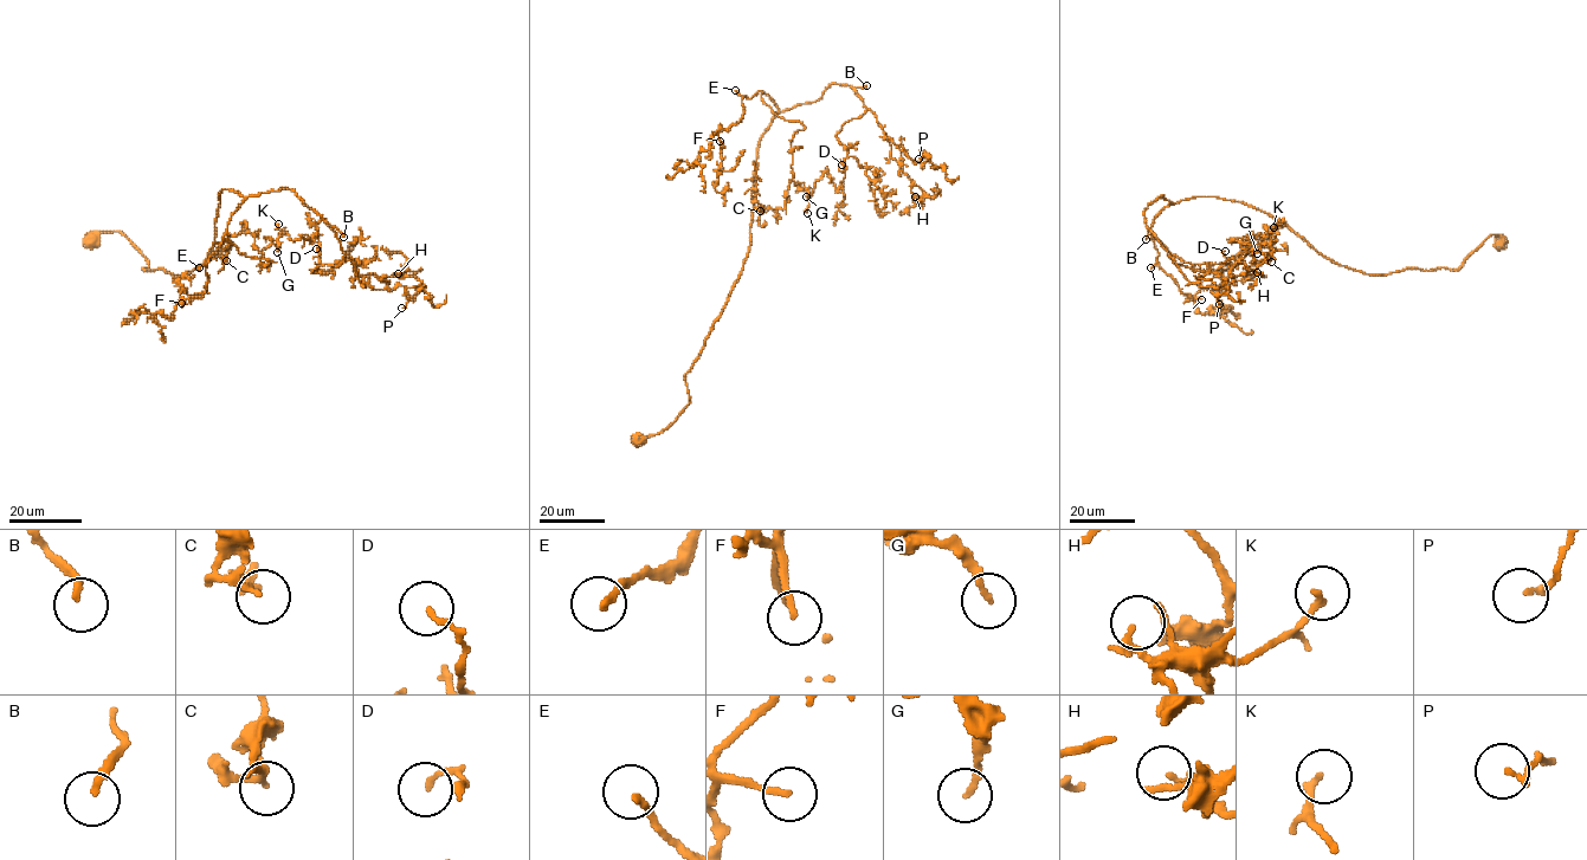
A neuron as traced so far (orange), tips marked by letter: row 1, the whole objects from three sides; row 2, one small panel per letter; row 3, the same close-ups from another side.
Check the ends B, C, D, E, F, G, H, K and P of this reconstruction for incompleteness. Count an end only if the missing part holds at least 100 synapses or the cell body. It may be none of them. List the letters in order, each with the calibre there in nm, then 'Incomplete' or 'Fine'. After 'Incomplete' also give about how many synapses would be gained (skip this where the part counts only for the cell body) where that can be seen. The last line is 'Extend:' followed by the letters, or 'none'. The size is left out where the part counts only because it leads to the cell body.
B: Thickness 180 nm. Incomplete. Roughly 170 synapses
C: Thickness 120 nm. Fine
D: Thickness 150 nm. Fine
E: Thickness 190 nm. Incomplete. Roughly 180 synapses
F: Thickness 160 nm. Fine
G: Thickness 180 nm. Fine
H: Thickness 240 nm. Fine
K: Thickness 180 nm. Fine
P: Thickness 160 nm. Fine
Extend: B, E

